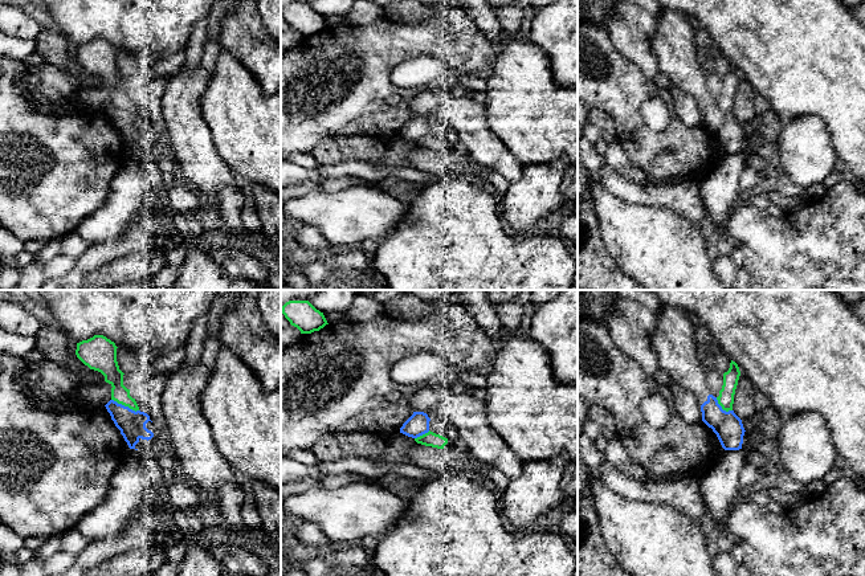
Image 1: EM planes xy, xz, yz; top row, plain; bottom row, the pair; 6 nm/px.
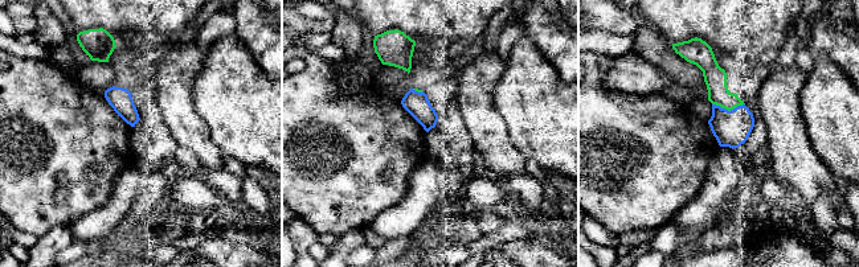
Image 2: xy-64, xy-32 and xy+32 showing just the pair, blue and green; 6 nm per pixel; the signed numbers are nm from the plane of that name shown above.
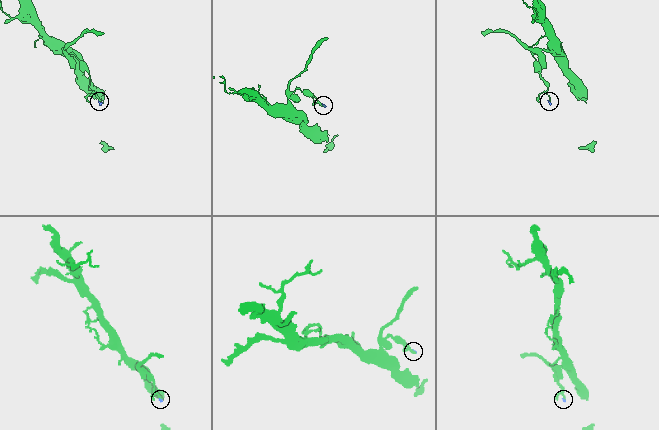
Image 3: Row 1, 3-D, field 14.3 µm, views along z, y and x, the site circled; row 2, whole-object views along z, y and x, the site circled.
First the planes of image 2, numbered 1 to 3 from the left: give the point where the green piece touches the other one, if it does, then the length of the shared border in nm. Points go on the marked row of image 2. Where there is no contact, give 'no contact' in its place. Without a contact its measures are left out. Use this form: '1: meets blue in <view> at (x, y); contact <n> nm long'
1: no contact
2: meets blue in xy-32 at (417, 91); contact 70 nm long
3: meets blue in xy+32 at (727, 110); contact 200 nm long

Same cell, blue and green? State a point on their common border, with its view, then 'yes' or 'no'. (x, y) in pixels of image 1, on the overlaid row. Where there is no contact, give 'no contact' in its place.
xy (123, 405) | yes

